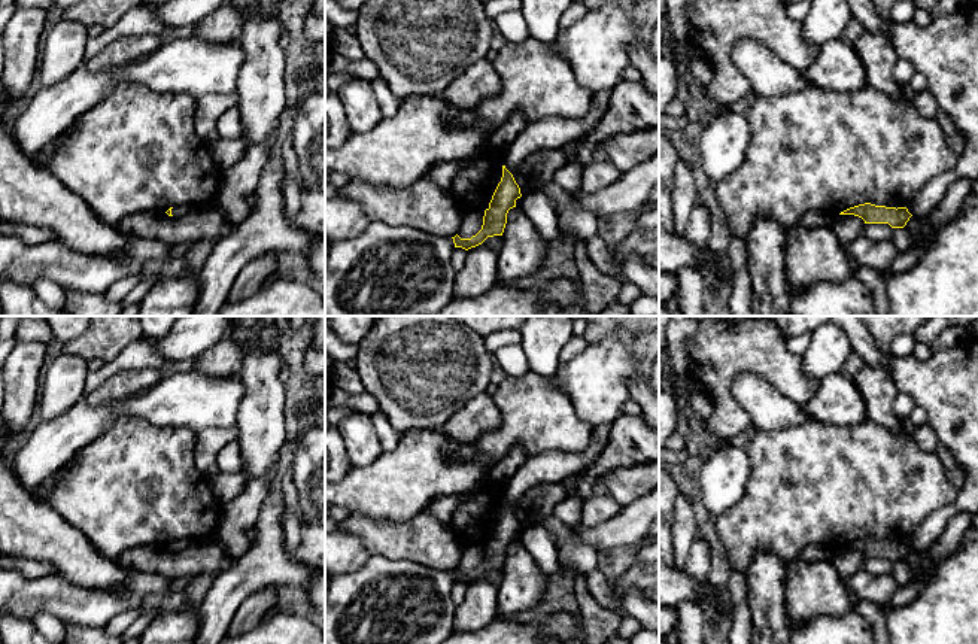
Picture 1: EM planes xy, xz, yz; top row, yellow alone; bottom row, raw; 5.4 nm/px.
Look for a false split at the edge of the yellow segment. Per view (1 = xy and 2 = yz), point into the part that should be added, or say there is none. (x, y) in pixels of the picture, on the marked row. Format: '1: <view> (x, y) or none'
1: xy (178, 210)
2: none

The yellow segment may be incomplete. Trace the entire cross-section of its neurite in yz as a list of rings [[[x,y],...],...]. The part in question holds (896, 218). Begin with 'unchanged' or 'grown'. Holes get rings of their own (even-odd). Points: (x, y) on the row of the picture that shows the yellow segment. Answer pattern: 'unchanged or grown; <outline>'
unchanged; [[[871,203],[850,207],[839,215],[854,215],[865,221],[865,224],[889,224],[892,228],[903,228],[912,216],[906,207],[886,207]]]

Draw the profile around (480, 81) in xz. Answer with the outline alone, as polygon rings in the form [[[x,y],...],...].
[[[483,58],[470,66],[438,97],[453,107],[473,110],[486,97],[495,95],[501,88],[501,79],[493,64]]]

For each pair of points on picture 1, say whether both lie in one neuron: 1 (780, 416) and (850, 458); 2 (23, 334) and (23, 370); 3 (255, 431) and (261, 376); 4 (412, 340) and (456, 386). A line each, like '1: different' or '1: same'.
1: different
2: different
3: same
4: same

